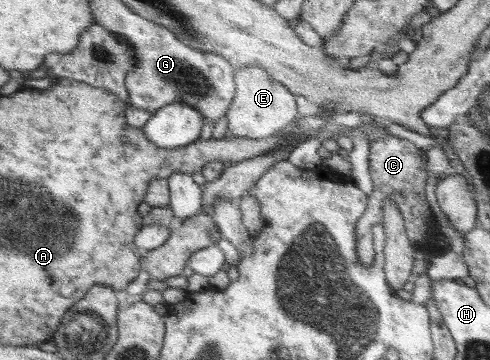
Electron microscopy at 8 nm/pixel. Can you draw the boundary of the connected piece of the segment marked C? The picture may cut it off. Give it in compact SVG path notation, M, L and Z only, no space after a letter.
M384 137L369 145L369 171L374 185L374 191L369 195L367 211L356 225L356 236L359 239L358 251L360 263L370 265L374 262L374 240L371 227L380 224L383 219L383 209L388 200L392 200L403 214L407 224L408 237L415 245L416 253L422 251L430 258L439 256L444 250L439 246L442 233L434 232L434 227L439 228L430 205L424 197L424 183L426 183L426 169L420 151L407 141L398 137Z

